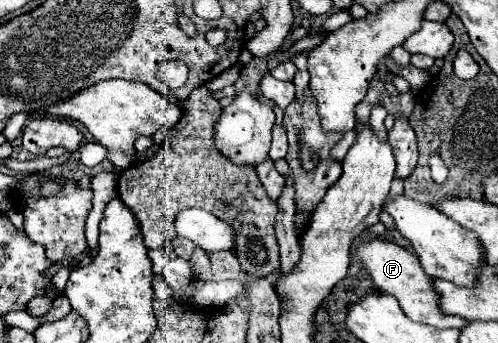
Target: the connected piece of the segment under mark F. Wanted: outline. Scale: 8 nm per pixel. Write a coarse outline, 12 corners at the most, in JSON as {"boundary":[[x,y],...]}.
{"boundary":[[370,239],[356,249],[382,293],[412,319],[464,327],[442,315],[432,279],[418,257],[392,241]]}

